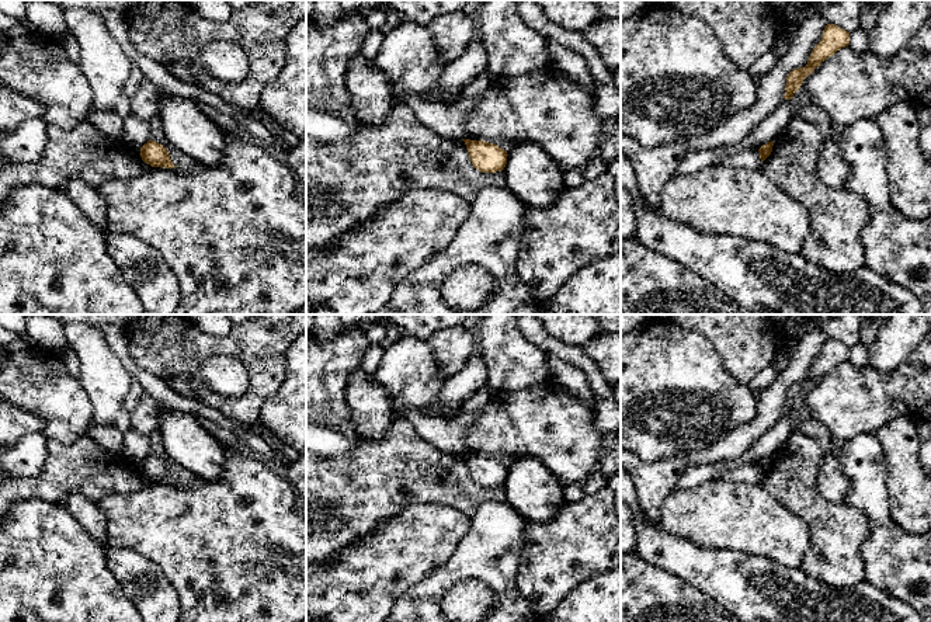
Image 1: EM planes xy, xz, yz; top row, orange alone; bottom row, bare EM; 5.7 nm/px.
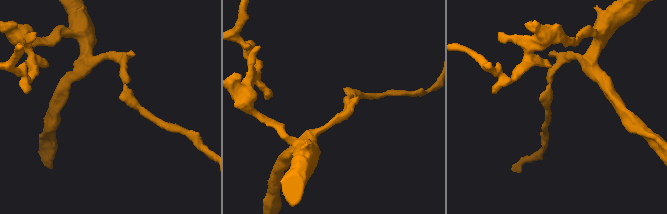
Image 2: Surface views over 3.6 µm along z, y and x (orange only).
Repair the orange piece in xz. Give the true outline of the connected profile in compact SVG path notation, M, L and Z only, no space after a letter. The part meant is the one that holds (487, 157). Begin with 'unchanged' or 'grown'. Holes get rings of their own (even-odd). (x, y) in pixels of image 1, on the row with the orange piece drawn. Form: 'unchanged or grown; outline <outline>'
unchanged; outline M462 139L466 145L470 161L482 173L496 173L504 170L507 152L497 145L484 140Z

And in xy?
unchanged; outline M147 140L140 147L140 157L145 163L150 164L152 167L164 167L164 168L177 167L173 164L167 149L163 145L153 140Z

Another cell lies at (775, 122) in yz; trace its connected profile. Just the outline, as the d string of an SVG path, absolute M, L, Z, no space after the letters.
M785 100L761 121L751 133L737 145L718 147L713 150L689 152L678 164L674 176L687 176L698 173L709 166L718 164L727 154L741 152L744 149L760 149L762 145L772 142L789 124L793 117L792 100Z

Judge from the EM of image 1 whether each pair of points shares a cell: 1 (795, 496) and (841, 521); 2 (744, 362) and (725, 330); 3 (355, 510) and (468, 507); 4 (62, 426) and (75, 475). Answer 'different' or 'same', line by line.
1: same
2: same
3: same
4: different

